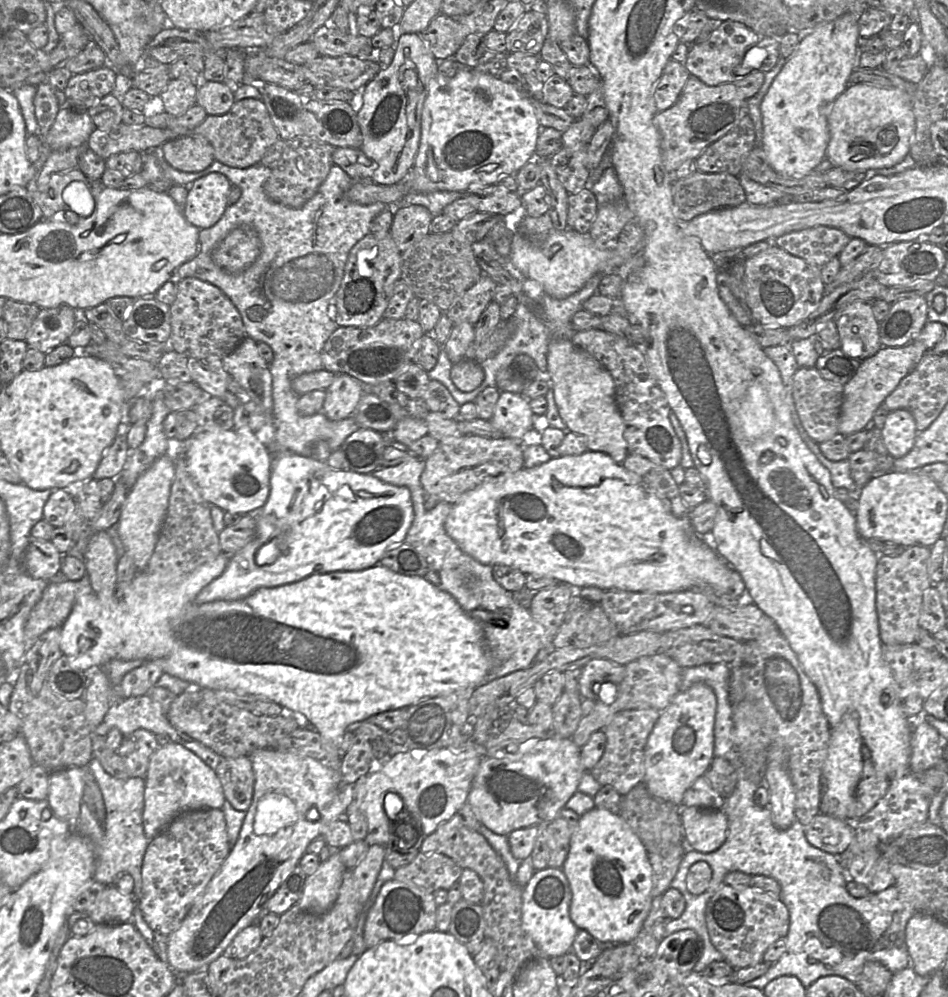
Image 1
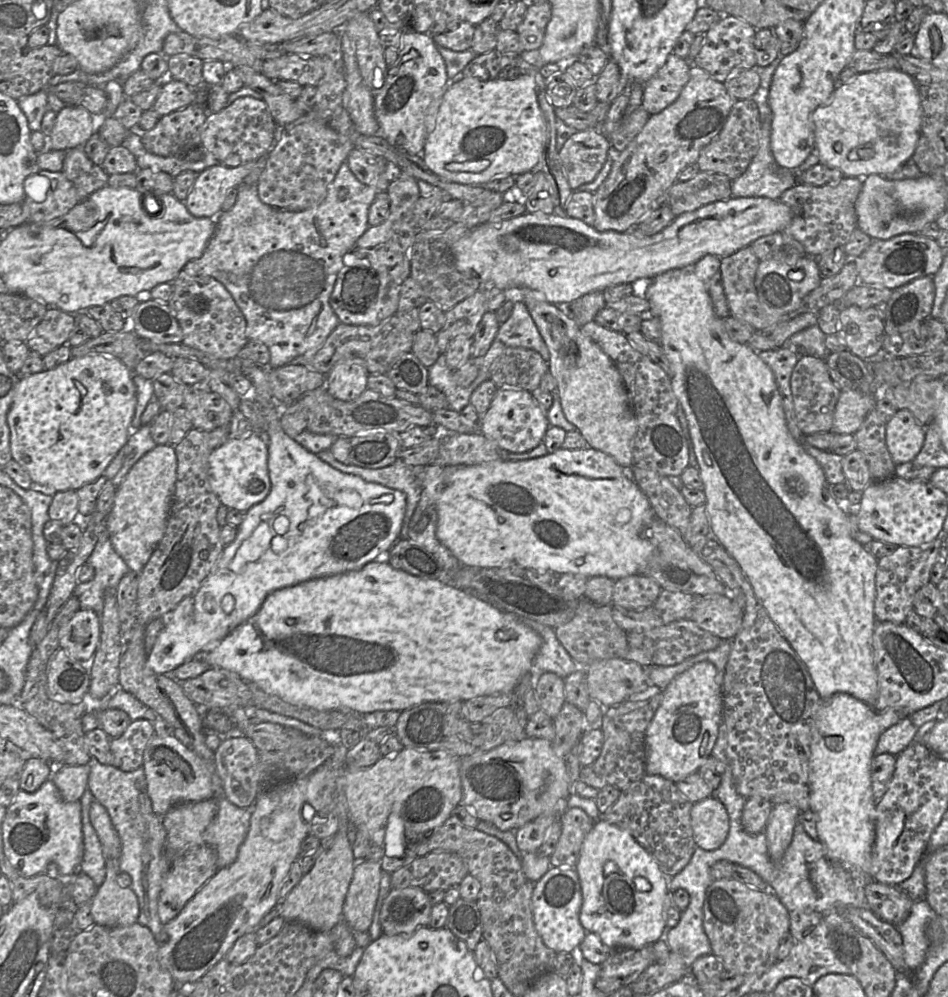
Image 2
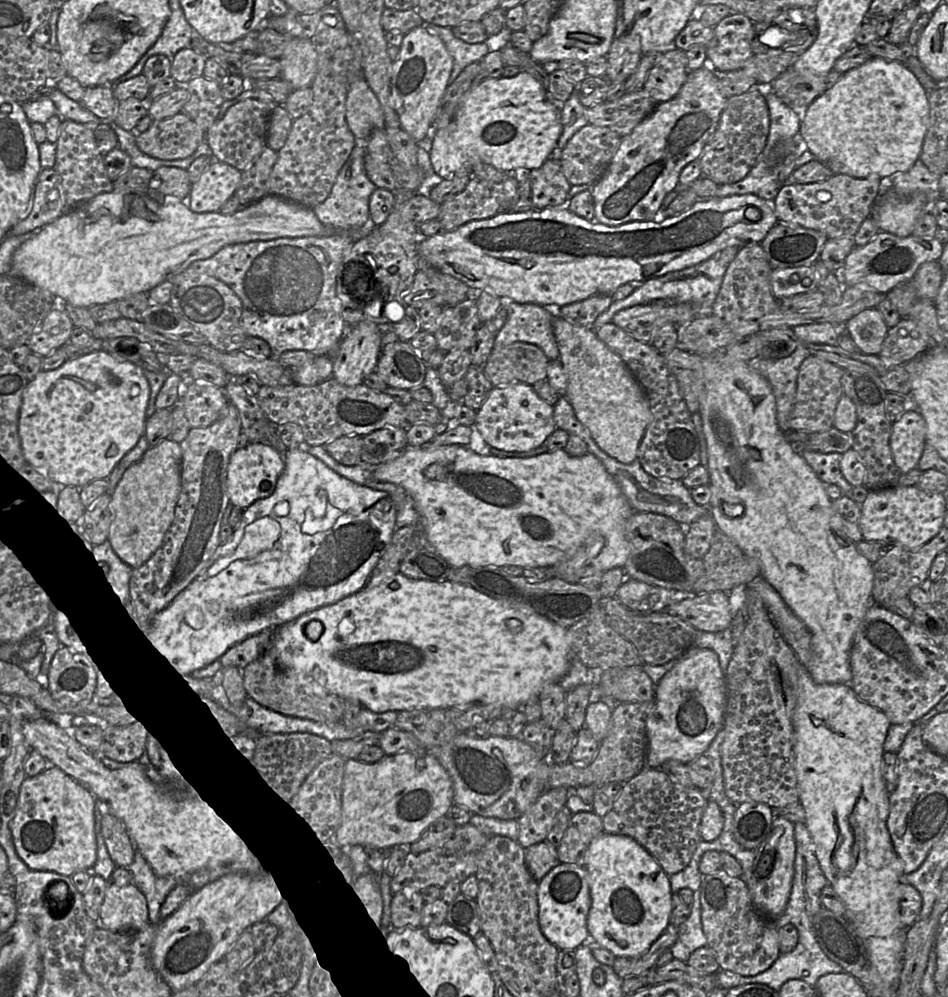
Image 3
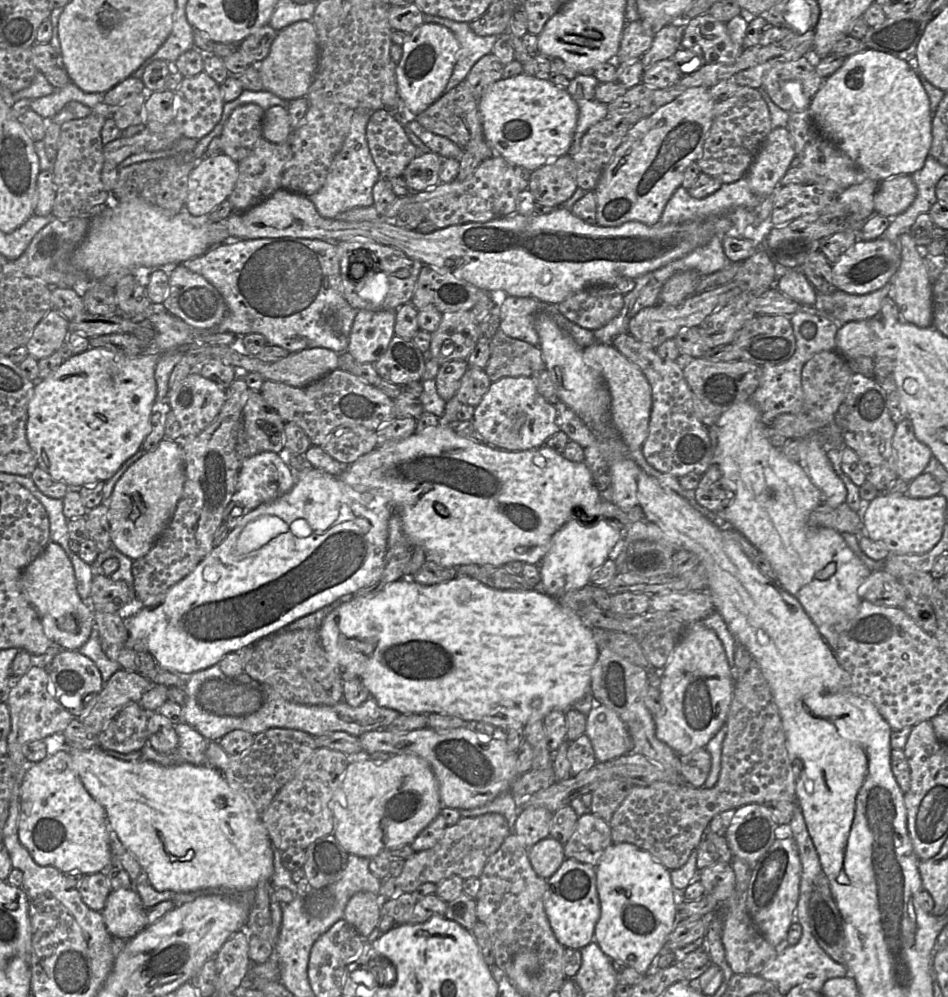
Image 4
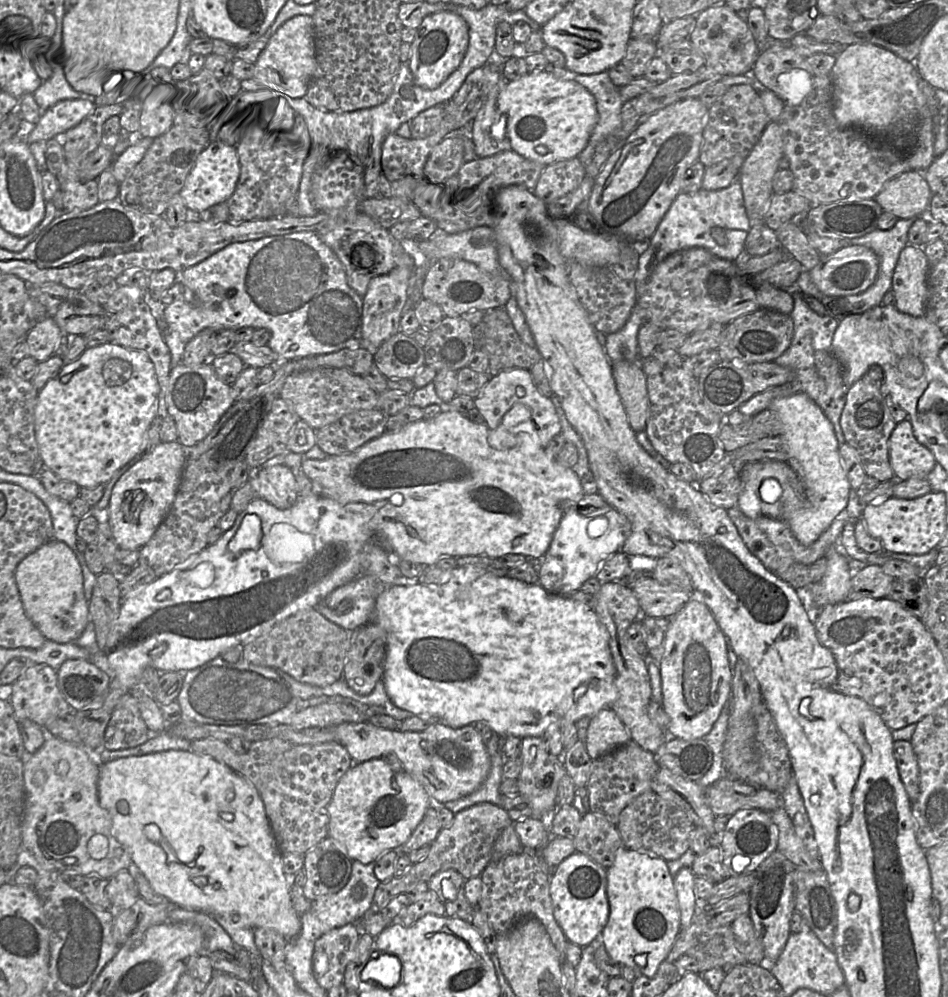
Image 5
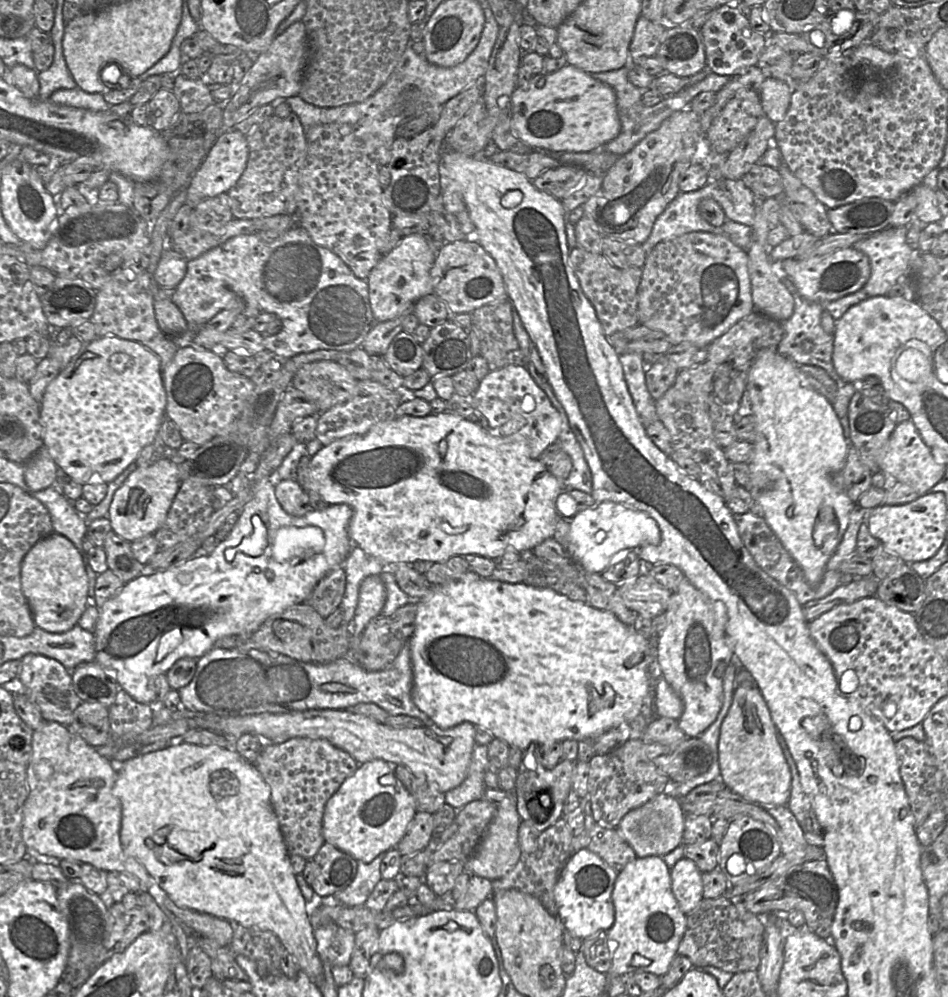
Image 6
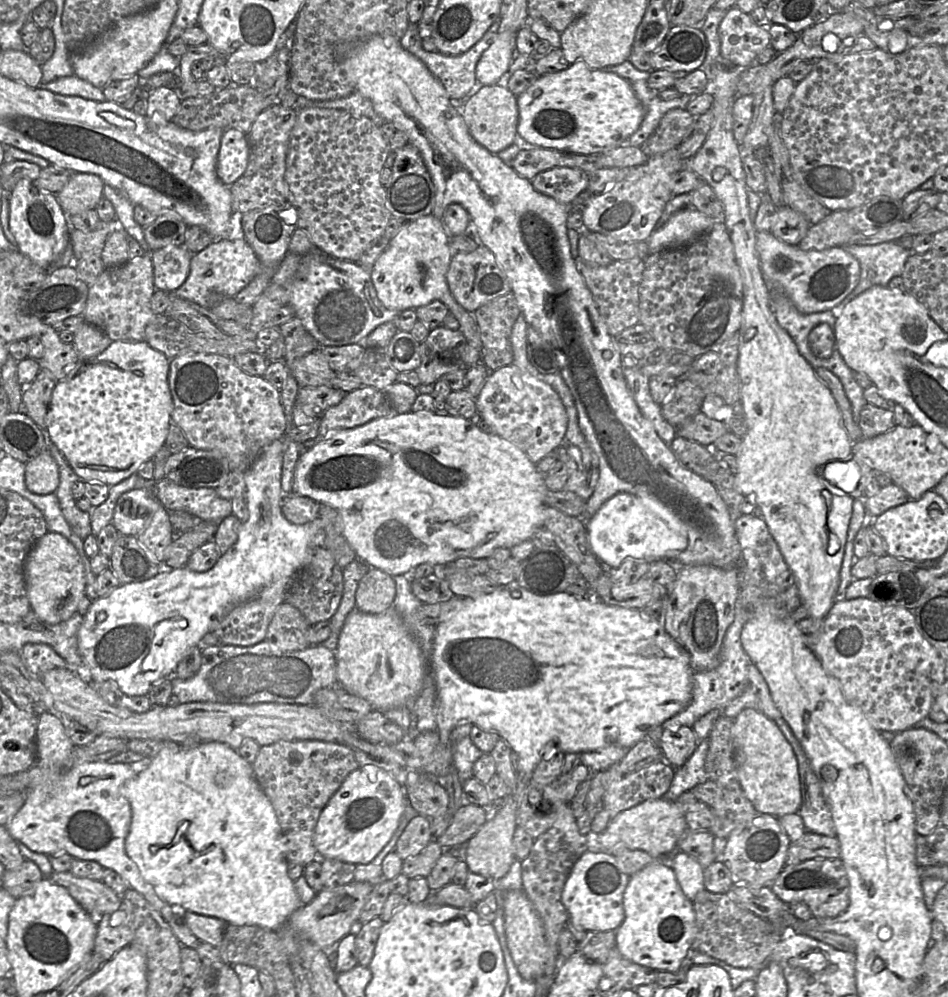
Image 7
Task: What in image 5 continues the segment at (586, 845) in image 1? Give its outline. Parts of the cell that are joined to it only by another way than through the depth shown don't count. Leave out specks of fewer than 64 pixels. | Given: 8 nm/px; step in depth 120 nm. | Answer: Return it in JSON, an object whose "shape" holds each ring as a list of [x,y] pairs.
{"shape":[[[622,847],[617,850],[614,862],[606,870],[606,875],[609,917],[601,932],[606,951],[614,961],[630,967],[635,972],[635,977],[644,975],[651,978],[666,959],[680,931],[679,906],[667,861],[659,856]]]}

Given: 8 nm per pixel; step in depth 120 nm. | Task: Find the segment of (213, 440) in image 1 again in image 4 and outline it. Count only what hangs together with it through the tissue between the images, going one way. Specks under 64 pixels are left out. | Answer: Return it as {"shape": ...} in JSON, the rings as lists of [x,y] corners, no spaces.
{"shape":[[[262,452],[242,462],[232,500],[252,510],[279,499],[293,488],[295,482],[296,472],[278,453]]]}

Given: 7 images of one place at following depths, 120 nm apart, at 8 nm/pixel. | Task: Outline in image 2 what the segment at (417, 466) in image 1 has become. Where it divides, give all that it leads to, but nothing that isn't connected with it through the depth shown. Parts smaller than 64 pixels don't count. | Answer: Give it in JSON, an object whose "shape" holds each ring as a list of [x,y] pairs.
{"shape":[[[330,449],[323,450],[316,455],[338,471],[404,492],[406,494],[406,510],[401,527],[401,538],[407,539],[409,517],[410,515],[413,516],[422,492],[424,467],[413,467],[406,465],[401,460],[396,460],[386,467],[369,469],[353,466],[351,464],[345,465],[337,461]]]}

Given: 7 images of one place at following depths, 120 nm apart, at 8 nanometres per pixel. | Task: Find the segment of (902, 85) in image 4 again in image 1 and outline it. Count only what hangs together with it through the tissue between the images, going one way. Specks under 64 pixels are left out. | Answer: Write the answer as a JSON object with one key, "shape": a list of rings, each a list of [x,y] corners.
{"shape":[[[849,84],[834,101],[827,117],[830,140],[826,158],[848,171],[872,171],[889,168],[909,153],[915,129],[912,98],[900,88],[883,88],[869,84]]]}

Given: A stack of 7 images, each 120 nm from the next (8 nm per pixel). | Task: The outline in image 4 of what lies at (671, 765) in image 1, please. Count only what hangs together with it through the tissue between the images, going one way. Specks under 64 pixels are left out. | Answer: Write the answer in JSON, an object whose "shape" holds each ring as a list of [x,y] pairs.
{"shape":[[[701,621],[686,625],[669,662],[660,671],[657,688],[661,709],[653,716],[656,737],[679,756],[705,747],[726,722],[734,686],[734,671],[717,634]]]}

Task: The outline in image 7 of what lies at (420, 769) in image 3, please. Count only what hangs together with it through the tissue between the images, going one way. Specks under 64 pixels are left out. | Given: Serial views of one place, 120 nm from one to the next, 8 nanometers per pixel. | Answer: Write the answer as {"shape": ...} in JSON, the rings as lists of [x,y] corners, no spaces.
{"shape":[[[365,765],[351,772],[320,813],[313,844],[318,858],[332,858],[354,865],[370,863],[387,845],[407,806],[407,796],[389,772]]]}

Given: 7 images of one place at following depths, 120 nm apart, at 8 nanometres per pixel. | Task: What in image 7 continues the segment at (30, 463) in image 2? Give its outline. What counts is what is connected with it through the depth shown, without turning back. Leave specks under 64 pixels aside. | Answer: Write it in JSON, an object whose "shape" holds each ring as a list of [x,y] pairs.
{"shape":[[[116,340],[112,341],[112,343],[99,355],[92,358],[79,359],[76,364],[69,368],[65,377],[56,383],[51,395],[49,408],[45,416],[46,429],[51,441],[61,451],[68,464],[81,480],[85,482],[102,482],[108,486],[116,485],[132,474],[137,473],[138,469],[145,462],[153,460],[156,453],[164,447],[169,426],[172,421],[171,413],[174,408],[168,382],[169,368],[170,359],[168,359],[160,351],[151,347],[147,342]]]}

